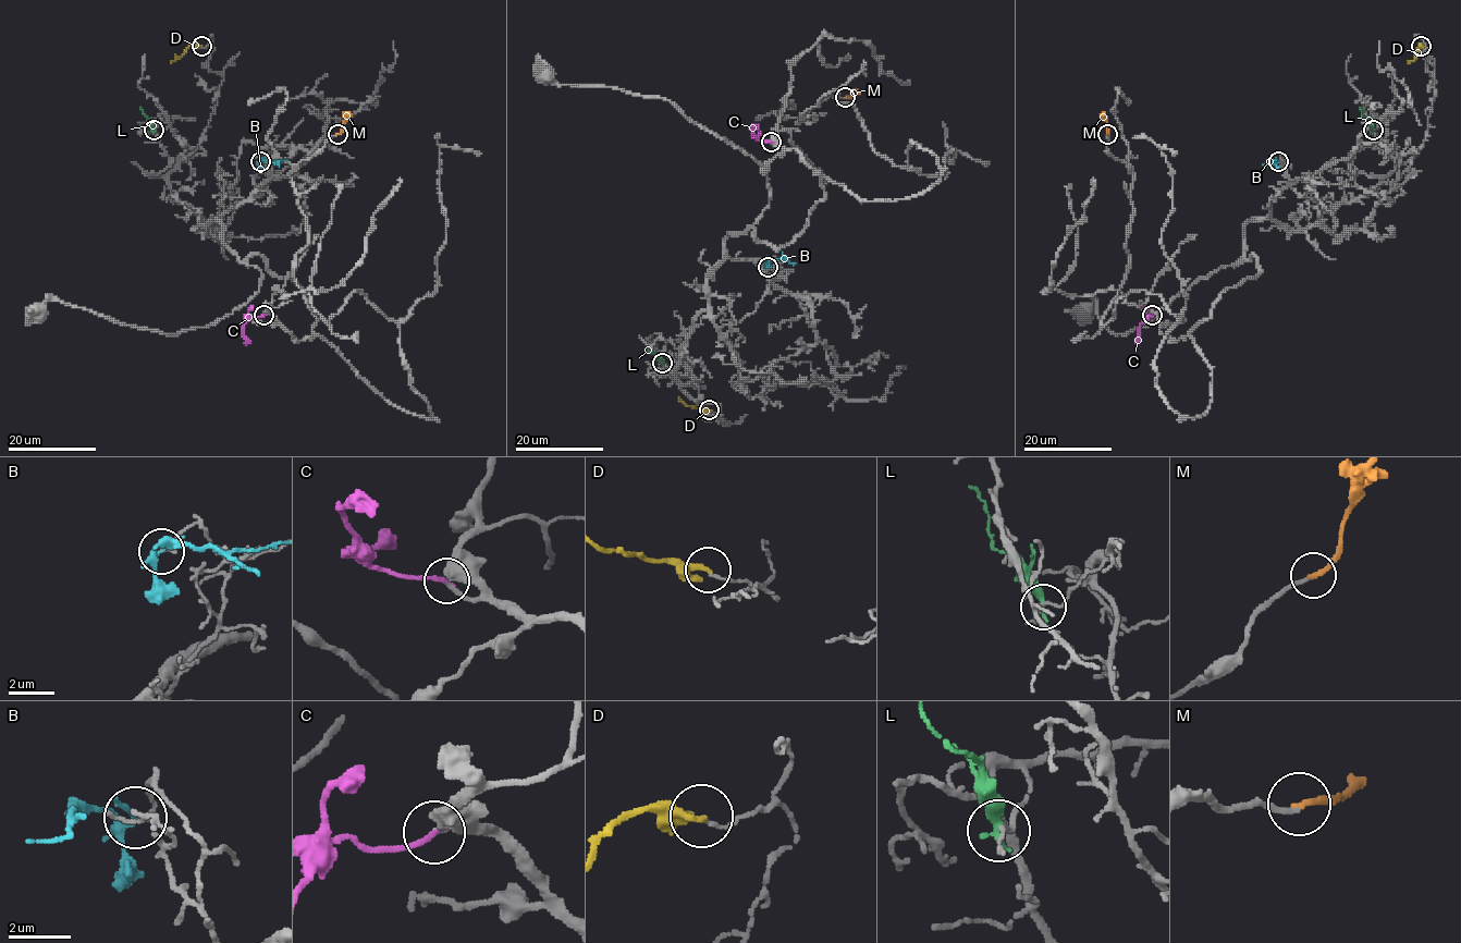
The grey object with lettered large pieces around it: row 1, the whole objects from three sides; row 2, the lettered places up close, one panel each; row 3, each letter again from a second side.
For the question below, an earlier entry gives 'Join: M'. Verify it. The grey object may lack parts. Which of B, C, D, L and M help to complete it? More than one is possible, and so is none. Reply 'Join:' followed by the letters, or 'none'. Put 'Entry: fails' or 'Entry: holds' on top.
Entry: fails
Join: C, M

